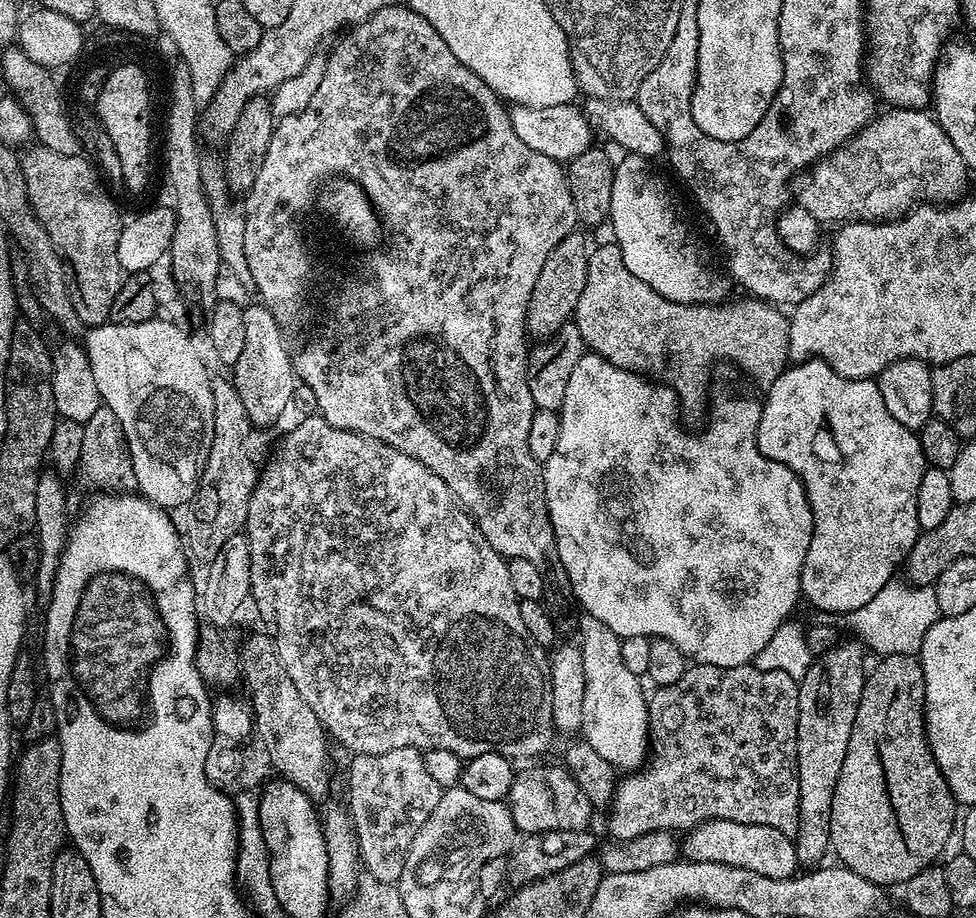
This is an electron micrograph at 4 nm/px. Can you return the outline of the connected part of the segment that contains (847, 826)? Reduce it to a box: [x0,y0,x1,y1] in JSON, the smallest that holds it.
[830,654,958,886]

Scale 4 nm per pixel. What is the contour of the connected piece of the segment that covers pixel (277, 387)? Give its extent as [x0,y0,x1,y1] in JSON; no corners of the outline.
[230,303,294,429]

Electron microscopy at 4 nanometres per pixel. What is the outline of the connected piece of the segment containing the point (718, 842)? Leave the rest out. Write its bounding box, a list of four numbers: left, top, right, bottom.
[682,820,798,878]

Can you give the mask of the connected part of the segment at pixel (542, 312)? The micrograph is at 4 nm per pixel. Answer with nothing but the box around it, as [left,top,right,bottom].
[526,231,590,342]

